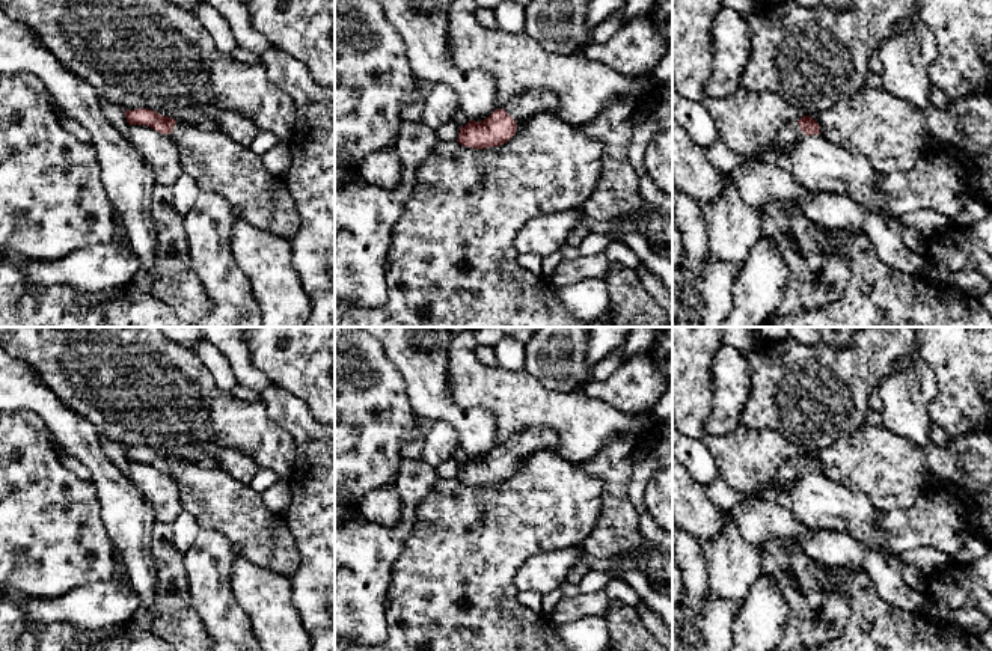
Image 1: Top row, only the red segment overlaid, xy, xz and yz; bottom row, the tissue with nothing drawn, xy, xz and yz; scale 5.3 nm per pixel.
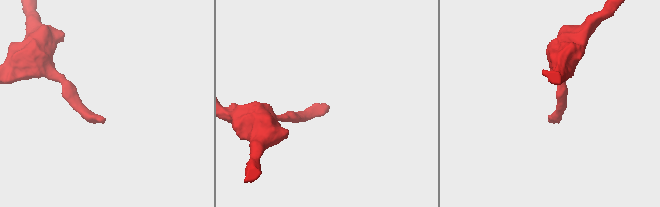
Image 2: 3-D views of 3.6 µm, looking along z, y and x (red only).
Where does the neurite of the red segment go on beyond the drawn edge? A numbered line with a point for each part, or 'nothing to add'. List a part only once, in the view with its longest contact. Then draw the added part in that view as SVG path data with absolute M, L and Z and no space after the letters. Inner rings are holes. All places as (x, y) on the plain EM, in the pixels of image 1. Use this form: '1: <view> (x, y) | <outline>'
1: xz (525, 445) | M528 428L510 437L504 448L516 458L517 466L522 466L535 454L556 452L558 437L555 431L547 428Z

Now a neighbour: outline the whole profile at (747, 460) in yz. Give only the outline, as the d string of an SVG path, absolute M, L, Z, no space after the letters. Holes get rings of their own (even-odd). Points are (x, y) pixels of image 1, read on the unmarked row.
M742 423L727 436L706 437L706 443L719 478L746 494L772 482L785 461L804 454L775 429L749 429Z

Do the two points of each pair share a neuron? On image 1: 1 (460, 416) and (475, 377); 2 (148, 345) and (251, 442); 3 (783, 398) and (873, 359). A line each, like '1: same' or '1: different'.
1: different
2: same
3: same

